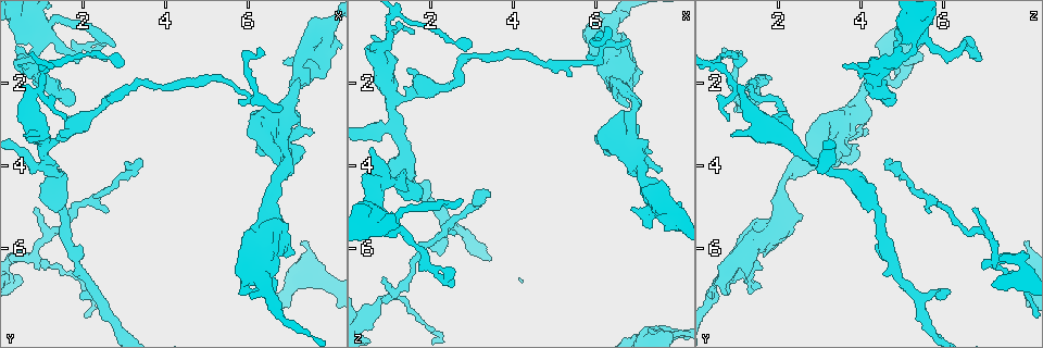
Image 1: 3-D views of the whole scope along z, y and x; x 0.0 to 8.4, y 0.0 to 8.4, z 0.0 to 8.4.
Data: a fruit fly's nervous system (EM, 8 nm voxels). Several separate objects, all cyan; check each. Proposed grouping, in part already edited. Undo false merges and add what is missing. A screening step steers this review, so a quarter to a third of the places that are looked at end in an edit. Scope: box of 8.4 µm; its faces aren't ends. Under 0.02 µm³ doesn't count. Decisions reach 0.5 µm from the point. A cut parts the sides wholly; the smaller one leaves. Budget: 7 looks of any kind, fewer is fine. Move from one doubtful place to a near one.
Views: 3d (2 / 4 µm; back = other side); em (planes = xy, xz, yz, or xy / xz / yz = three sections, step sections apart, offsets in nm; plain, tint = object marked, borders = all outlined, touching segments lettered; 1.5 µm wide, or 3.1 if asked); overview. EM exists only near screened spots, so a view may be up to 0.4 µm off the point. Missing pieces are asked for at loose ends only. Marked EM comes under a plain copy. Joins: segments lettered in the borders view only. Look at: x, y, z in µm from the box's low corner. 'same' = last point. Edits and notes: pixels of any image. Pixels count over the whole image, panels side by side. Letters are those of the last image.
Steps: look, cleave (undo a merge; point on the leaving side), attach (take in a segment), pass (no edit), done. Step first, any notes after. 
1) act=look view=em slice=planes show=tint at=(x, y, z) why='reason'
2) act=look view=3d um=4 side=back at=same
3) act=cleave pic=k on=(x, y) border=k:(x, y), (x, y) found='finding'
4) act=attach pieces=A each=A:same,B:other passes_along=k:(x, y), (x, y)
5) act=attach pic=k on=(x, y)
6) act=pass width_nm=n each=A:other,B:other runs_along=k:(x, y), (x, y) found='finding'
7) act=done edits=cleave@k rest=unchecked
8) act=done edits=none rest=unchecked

act=look view=em slice=xz step=8 show=borders at=(1.10, 3.45, 2.35) why='a fork'

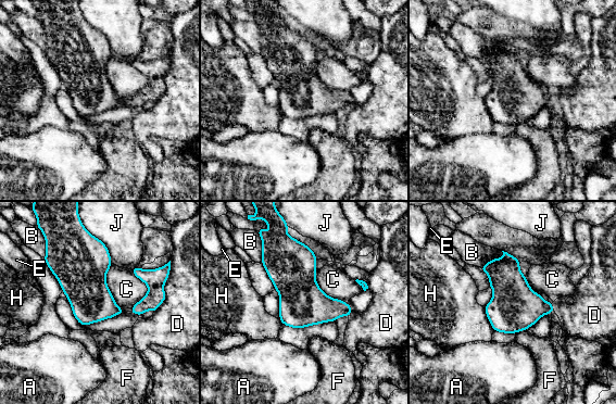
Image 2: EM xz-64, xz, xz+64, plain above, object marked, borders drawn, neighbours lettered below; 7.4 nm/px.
act=pass each=A:other,B:other,C:other,D:other,E:other,F:other,H:other,J:other border=2:(111, 265), (107, 286), (125, 312) found='continuous, no second cell'

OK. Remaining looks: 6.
act=look view=em slice=xy step=4 show=borders at=(0.55, 1.60, 3.55) why='branch stops here'

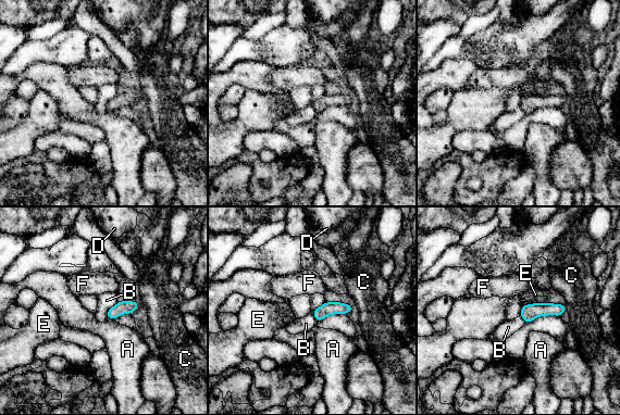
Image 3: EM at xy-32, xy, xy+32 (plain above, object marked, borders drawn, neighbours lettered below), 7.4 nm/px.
act=look view=em slice=planes show=borders at=same why='another direction'

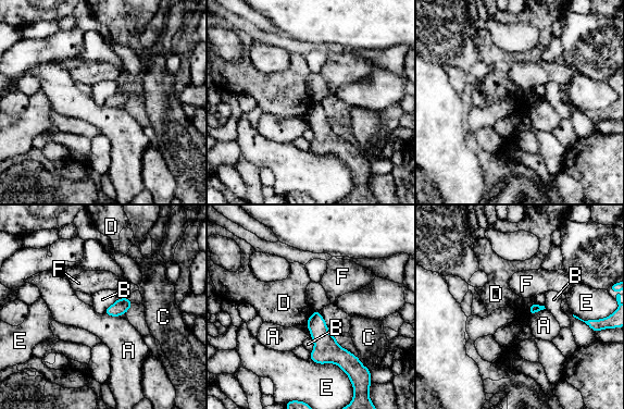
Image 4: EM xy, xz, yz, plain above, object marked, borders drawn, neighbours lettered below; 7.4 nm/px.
act=pass longest_contact=E:320nm each=A:other,B:other,C:other,D:other,E:other,F:other border=4:(312, 311), (304, 324) found='no lettered segment goes on from it'

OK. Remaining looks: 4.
act=look view=3d um=4 at=(7.20, 3.85, 3.90) why='free end'

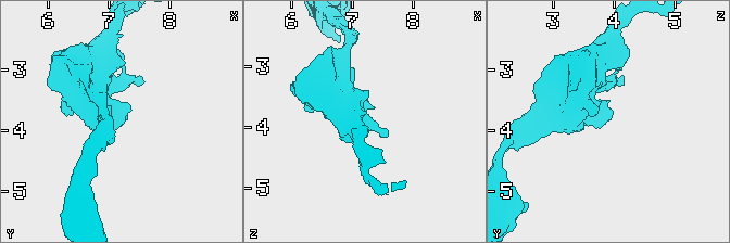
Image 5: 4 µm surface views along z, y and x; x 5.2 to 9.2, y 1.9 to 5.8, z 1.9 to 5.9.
act=look view=em slice=planes show=tint at=(7.30, 3.80, 3.90) why='shape alone is not enough'

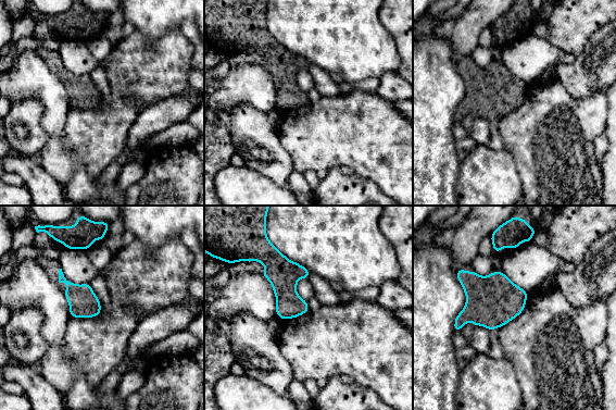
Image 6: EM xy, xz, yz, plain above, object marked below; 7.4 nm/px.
act=look view=em slice=planes show=borders at=same

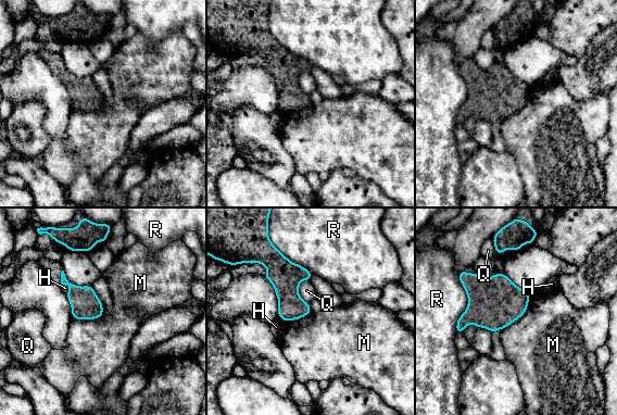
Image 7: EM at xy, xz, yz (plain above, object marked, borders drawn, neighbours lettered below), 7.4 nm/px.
act=pass longest_contact=R:460nm each=H:other,M:other,Q:other,R:other found='no lettered segment goes on from it'

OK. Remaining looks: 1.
act=done edits=none rest=unchecked

